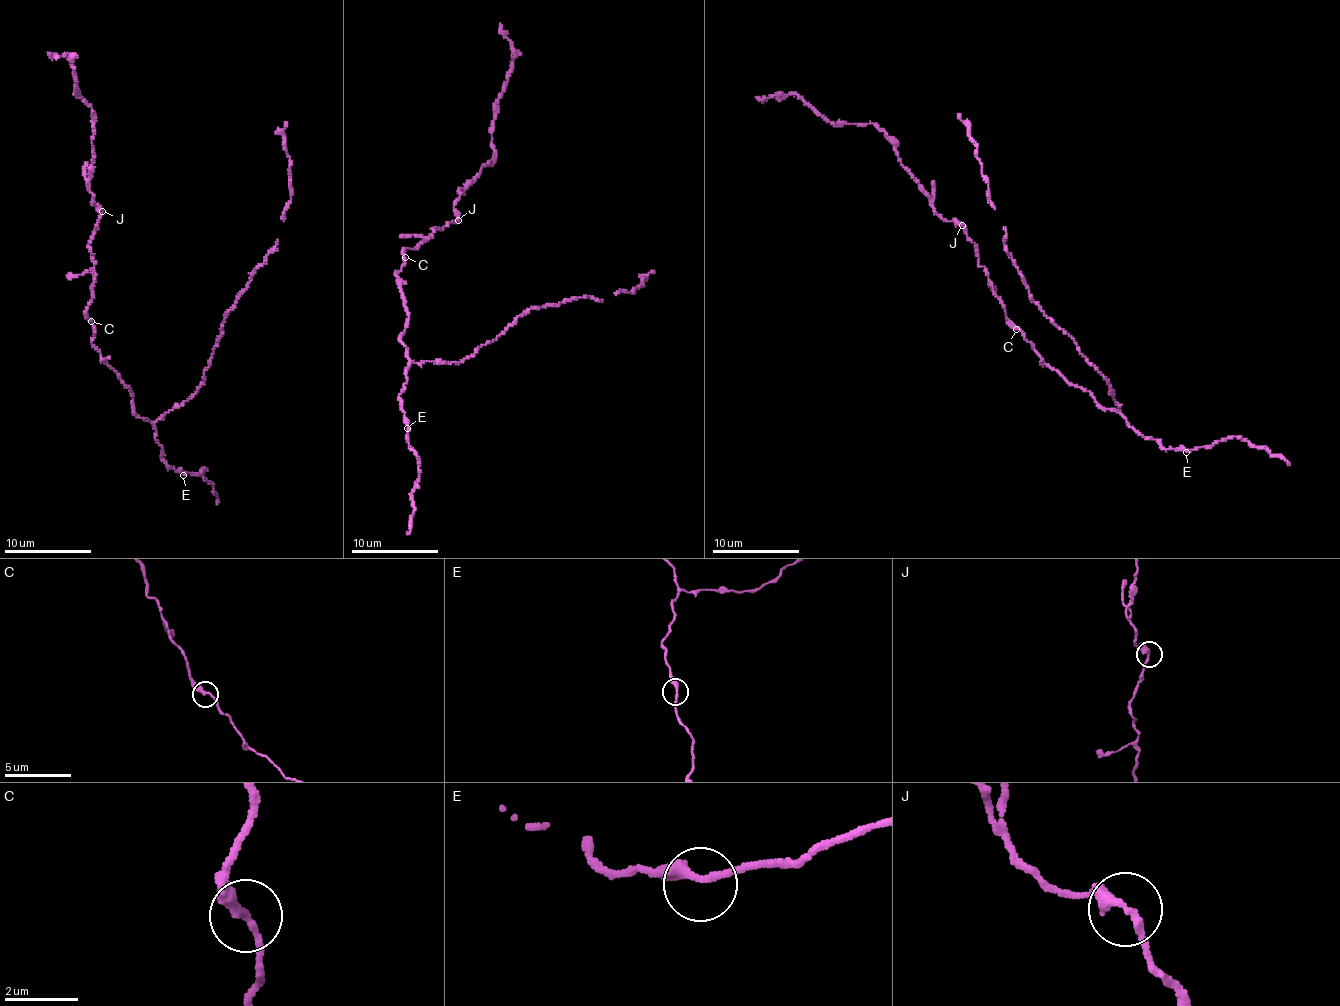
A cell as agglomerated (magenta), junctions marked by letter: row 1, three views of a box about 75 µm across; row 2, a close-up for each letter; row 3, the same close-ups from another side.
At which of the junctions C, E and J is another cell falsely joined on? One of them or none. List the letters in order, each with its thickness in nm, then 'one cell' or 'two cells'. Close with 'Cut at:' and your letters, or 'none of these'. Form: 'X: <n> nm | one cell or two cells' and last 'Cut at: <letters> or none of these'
C: 240 nm | one cell
E: 260 nm | one cell
J: 280 nm | one cell
Cut at: none of these

